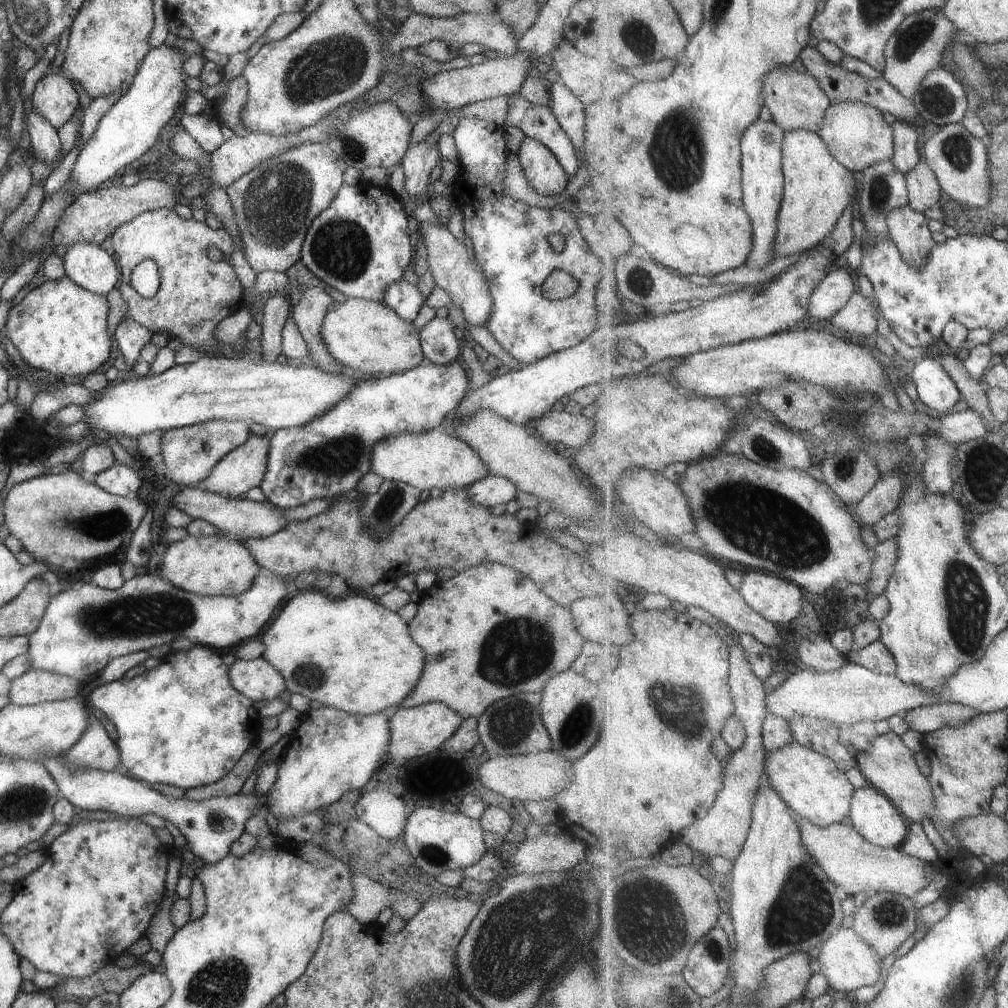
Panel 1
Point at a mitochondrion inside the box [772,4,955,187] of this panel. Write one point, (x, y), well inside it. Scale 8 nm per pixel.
(912, 37)

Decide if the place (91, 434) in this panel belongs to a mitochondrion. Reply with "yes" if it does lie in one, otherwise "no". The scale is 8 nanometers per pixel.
no

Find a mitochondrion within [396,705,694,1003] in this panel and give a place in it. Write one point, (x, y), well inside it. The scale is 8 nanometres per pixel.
(504, 932)

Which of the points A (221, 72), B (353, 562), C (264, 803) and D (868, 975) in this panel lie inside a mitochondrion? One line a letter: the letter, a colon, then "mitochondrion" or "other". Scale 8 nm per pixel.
A: other
B: mitochondrion
C: other
D: other

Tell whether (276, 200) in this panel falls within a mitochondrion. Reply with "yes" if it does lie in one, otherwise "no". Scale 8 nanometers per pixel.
yes

